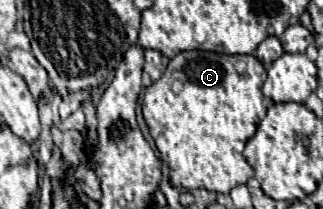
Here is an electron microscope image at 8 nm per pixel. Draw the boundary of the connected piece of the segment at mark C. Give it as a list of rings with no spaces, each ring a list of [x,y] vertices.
[[[183,51],[175,55],[159,81],[147,87],[143,97],[143,117],[163,159],[171,167],[171,185],[185,189],[207,189],[229,193],[233,187],[253,177],[253,167],[243,157],[245,143],[255,135],[259,121],[265,117],[271,99],[261,93],[267,71],[255,55],[221,55],[211,51]]]

